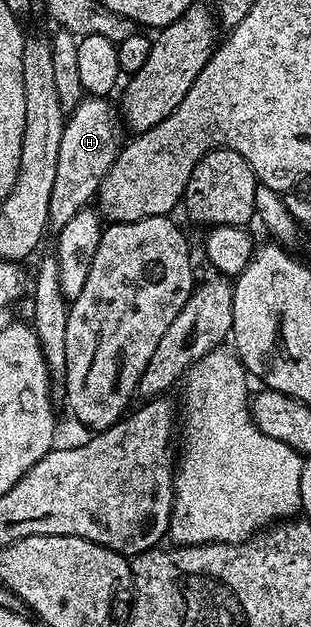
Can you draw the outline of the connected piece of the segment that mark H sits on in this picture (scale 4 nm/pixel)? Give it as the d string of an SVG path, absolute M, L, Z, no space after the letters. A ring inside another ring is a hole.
M85 96L67 114L64 130L62 131L62 147L58 147L58 172L54 174L54 191L50 191L50 215L48 216L49 230L58 231L78 215L80 209L89 204L88 201L100 192L100 184L106 179L114 159L120 154L122 140L120 141L120 129L122 130L122 117L115 104L111 100L102 97Z

